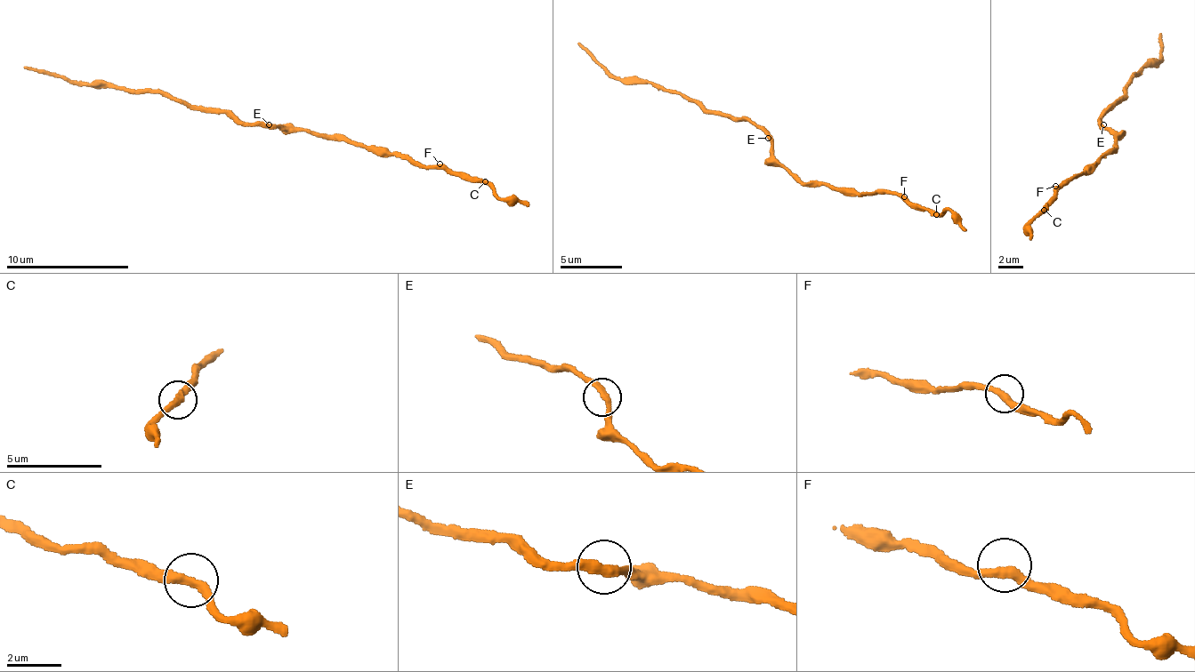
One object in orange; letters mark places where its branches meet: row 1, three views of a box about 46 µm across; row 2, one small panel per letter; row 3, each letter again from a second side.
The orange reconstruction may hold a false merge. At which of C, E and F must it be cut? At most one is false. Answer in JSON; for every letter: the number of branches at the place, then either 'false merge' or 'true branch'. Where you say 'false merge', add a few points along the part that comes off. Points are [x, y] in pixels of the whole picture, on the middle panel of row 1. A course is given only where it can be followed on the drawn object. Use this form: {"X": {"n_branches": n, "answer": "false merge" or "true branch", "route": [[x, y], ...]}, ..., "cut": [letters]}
{"C": {"n_branches": 2, "answer": "true branch"}, "E": {"n_branches": 2, "answer": "true branch"}, "F": {"n_branches": 2, "answer": "true branch"}, "cut": []}

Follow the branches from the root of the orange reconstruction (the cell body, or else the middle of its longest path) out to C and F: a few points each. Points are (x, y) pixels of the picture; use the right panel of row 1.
C: (1110, 133), (1115, 151), (1053, 188), (1053, 196), (1044, 204), (1045, 209)
F: (1110, 133), (1115, 140), (1111, 146), (1115, 151), (1102, 156), (1081, 174), (1055, 186)

